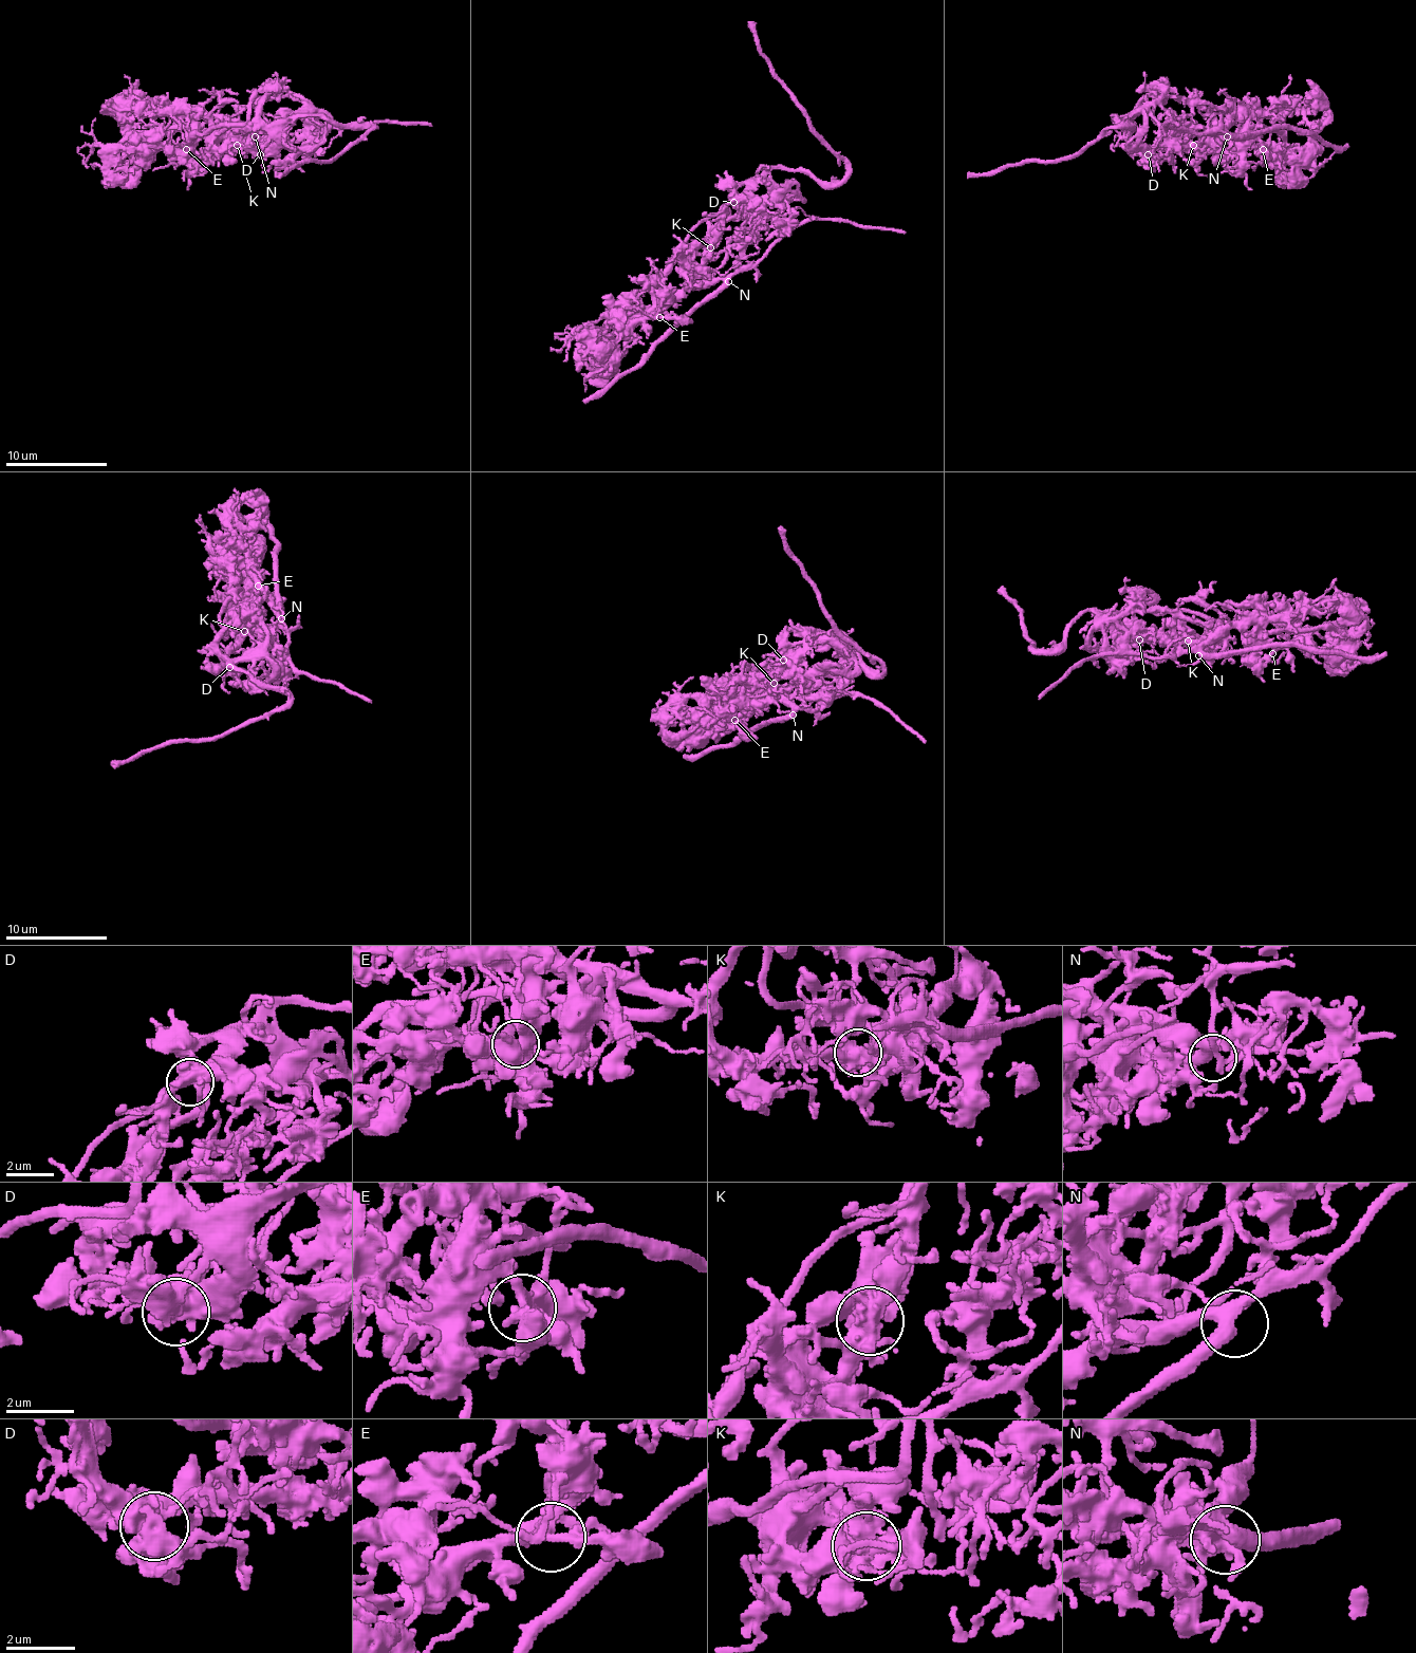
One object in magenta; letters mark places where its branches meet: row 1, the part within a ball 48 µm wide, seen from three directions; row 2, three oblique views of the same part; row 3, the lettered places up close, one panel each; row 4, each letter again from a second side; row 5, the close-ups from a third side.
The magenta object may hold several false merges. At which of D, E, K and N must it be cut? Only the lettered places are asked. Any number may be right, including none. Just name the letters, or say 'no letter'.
K

